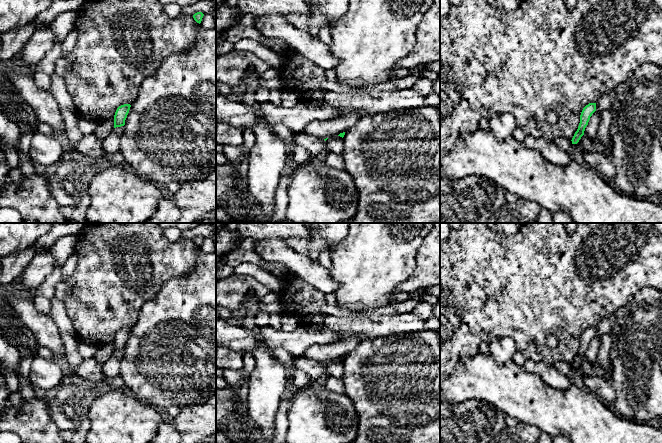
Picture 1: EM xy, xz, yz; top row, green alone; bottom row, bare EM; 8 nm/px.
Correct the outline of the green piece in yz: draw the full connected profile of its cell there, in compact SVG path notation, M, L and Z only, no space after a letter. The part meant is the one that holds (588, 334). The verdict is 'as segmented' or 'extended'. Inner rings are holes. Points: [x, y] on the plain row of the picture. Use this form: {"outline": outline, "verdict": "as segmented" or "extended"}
{"outline": "M589 327L583 332L580 339L580 347L578 353L571 364L572 368L577 368L581 363L581 361L584 359L584 355L586 350L588 349L590 341L595 335L596 335L596 327Z", "verdict": "as segmented"}

